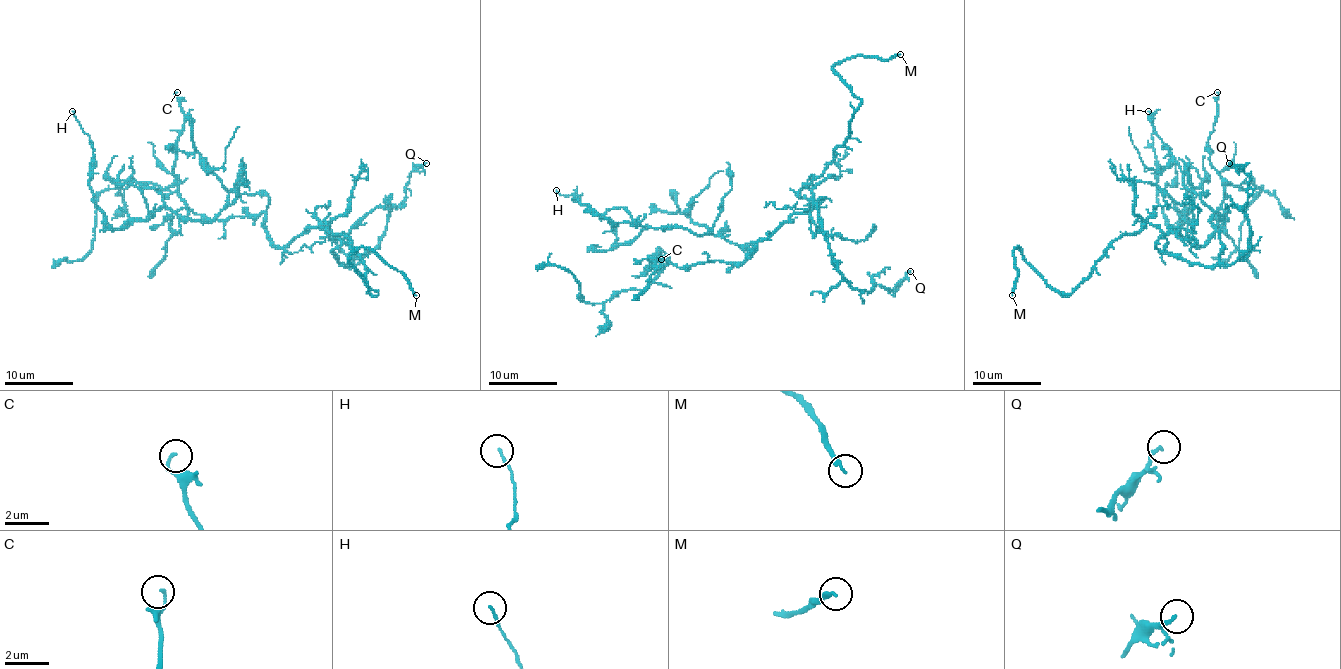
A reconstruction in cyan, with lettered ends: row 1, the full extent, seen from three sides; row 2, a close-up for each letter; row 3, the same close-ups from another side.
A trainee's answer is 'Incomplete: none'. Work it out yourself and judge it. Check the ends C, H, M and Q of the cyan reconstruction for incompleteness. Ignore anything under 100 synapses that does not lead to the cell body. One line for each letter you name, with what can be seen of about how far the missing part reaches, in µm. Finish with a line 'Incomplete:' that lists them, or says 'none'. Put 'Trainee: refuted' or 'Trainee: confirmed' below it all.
M: about 80 µm are missing
Incomplete: M
Trainee: refuted

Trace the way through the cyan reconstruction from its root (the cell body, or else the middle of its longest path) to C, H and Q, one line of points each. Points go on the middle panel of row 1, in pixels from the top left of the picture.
C: (757, 245), (738, 264), (661, 265), (661, 250), (668, 257), (661, 259)
H: (757, 245), (750, 257), (752, 243), (735, 245), (682, 228), (609, 222), (573, 198), (577, 195), (556, 190)
Q: (757, 245), (824, 198), (817, 202), (817, 221), (836, 271), (854, 288), (881, 284), (893, 291), (910, 271)

